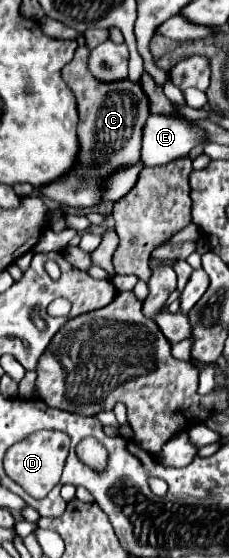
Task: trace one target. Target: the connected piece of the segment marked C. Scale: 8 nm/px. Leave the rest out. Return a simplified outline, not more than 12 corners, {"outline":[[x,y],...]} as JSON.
{"outline":[[77,53],[79,153],[41,195],[89,209],[139,161],[149,103],[139,83],[99,83]]}

